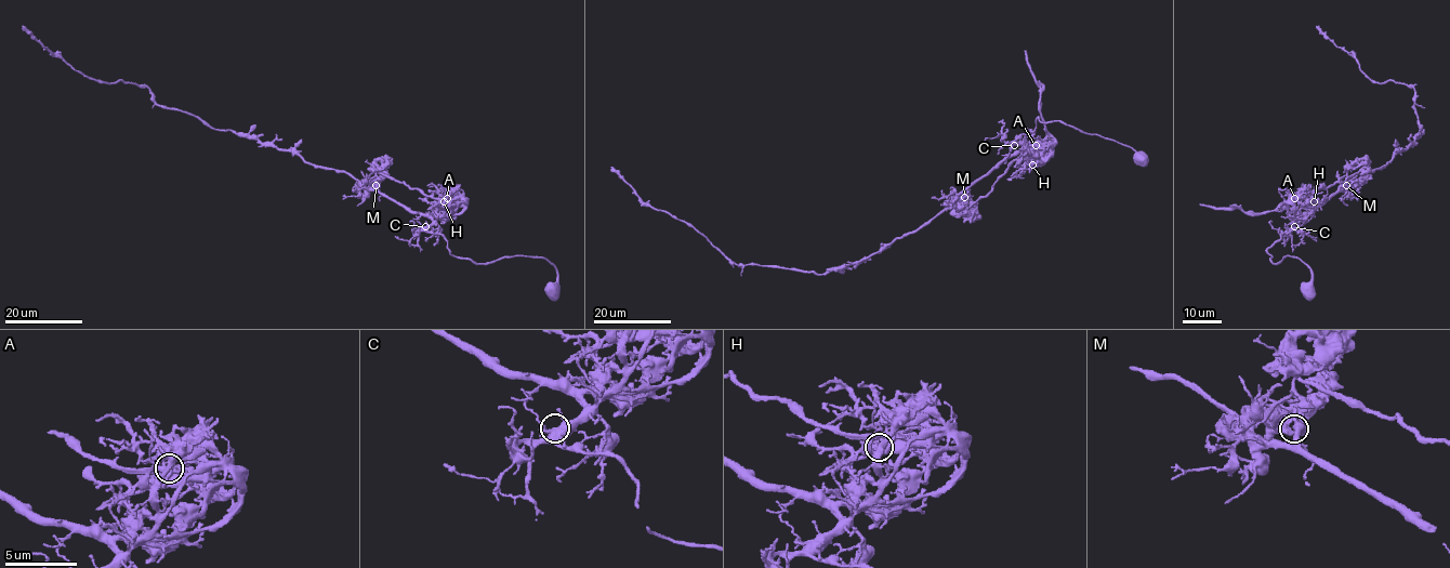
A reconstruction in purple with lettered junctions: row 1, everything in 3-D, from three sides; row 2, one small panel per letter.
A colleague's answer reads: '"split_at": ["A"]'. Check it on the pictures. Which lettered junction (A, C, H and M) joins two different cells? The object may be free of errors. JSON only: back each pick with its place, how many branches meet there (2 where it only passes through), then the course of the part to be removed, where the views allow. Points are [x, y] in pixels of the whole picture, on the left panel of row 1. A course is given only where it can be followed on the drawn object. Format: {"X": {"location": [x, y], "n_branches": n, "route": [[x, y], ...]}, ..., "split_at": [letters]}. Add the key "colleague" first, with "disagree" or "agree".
{"colleague": "agree", "A": {"location": [447, 198], "n_branches": 3, "route": [[447, 198], [427, 197], [405, 182], [390, 180], [377, 171], [381, 167], [378, 179], [354, 186]]}, "split_at": ["A"]}

